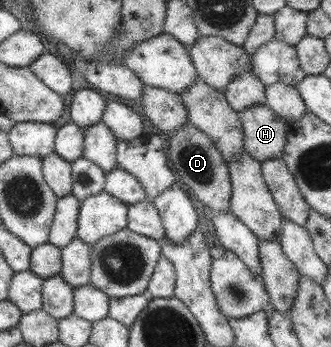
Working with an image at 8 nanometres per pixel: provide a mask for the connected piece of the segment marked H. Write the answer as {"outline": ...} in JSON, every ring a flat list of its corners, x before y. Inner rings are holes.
{"outline":[[266,103,239,112,244,126,244,151,261,163,282,158,287,147,288,123]]}

